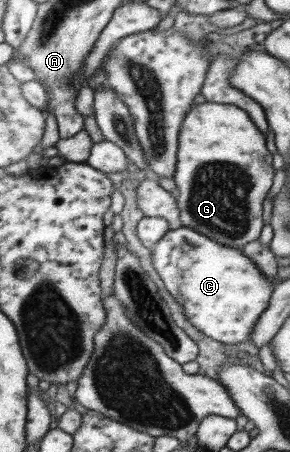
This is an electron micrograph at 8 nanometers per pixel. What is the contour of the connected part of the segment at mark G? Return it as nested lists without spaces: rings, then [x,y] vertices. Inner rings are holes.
[[[208,101],[195,104],[184,118],[186,120],[182,122],[178,134],[177,164],[173,176],[178,192],[180,221],[222,245],[242,248],[258,239],[265,225],[262,206],[274,178],[272,154],[266,150],[265,134],[252,124],[244,109],[234,104]],[[236,168],[242,172],[238,174]]]

